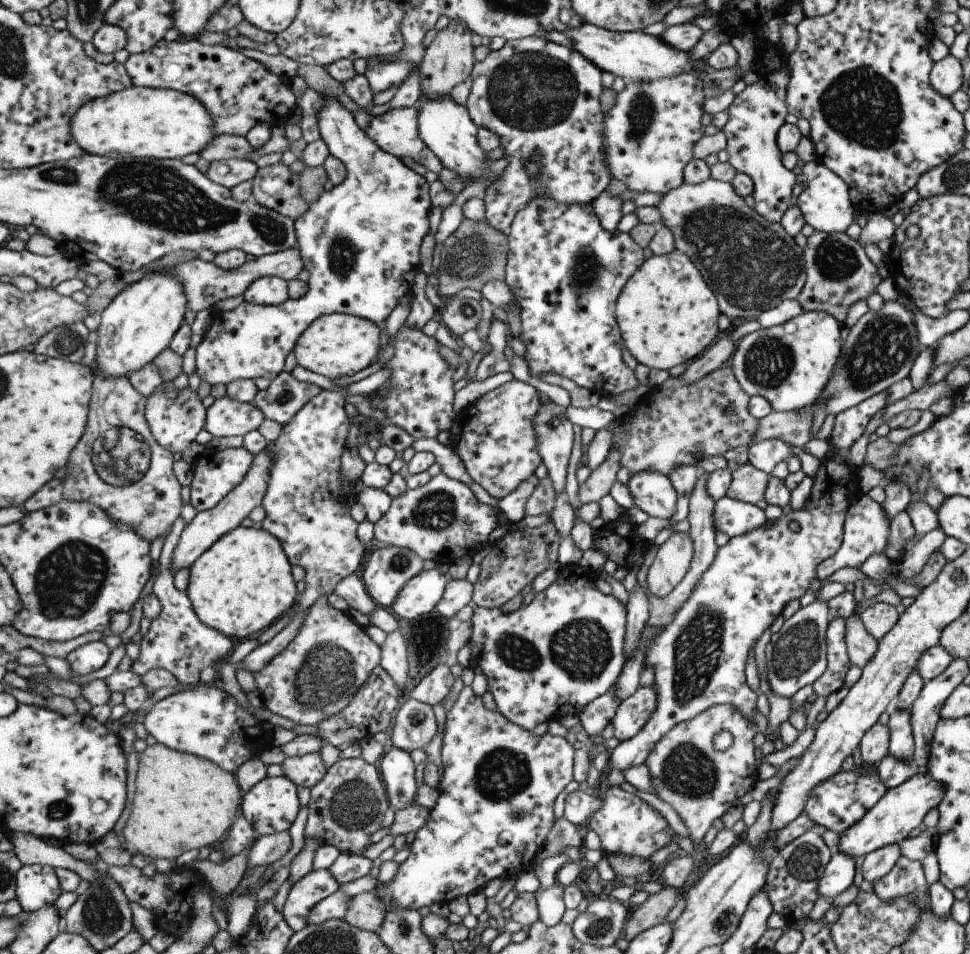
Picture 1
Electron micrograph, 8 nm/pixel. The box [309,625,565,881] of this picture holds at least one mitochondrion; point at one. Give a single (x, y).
(502, 775)

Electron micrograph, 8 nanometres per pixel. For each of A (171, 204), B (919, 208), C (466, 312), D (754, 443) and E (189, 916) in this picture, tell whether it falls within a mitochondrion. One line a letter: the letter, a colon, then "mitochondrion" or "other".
A: mitochondrion
B: other
C: mitochondrion
D: other
E: other

